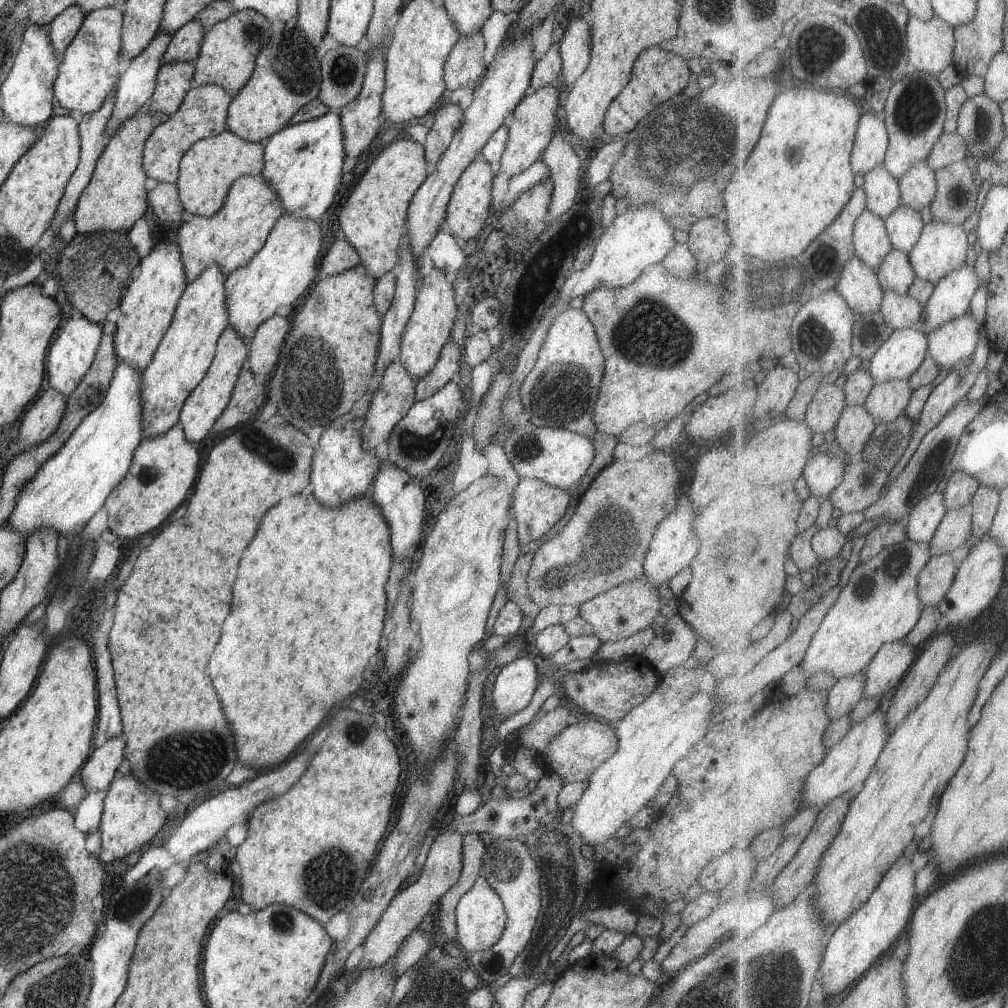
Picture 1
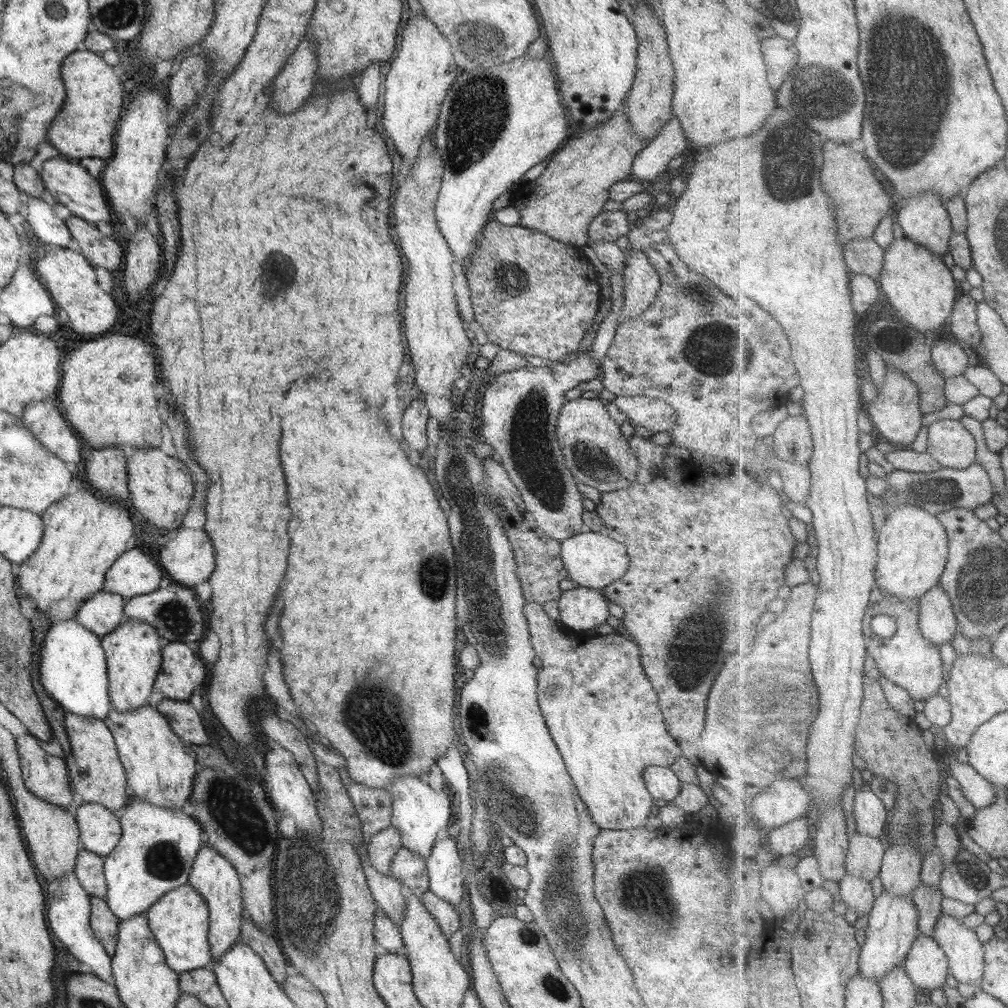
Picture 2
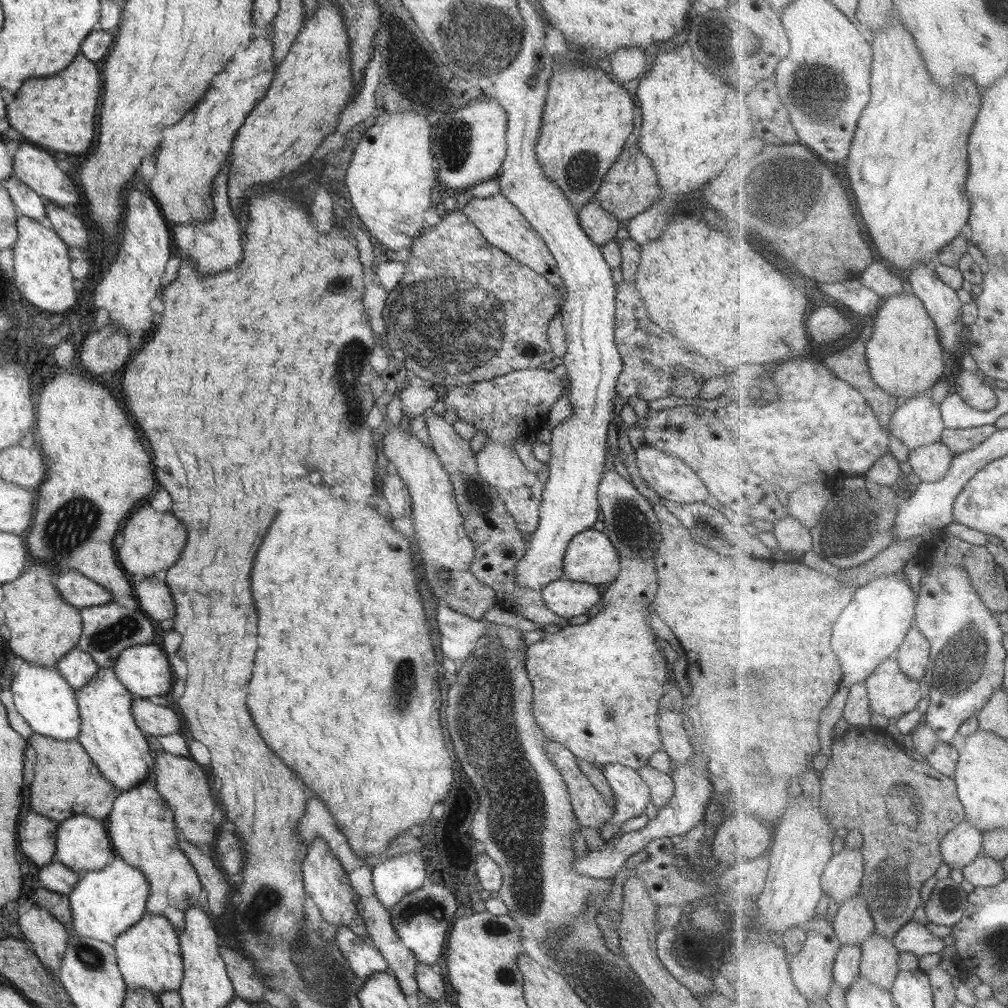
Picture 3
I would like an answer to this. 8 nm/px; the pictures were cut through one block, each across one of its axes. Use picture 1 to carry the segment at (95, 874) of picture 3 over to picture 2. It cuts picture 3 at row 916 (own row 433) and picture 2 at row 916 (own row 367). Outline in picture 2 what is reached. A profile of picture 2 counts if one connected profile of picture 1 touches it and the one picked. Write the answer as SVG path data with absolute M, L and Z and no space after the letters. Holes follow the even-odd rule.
M131 801L119 814L121 838L114 850L104 857L104 876L107 884L104 900L119 921L146 912L162 895L187 883L196 855L204 844L202 826L182 809L164 809L148 801Z

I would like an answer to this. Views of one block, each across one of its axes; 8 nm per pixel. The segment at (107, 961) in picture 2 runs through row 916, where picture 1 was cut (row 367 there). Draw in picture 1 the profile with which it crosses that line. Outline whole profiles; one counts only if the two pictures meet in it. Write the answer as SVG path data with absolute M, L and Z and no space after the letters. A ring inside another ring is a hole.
M86 317L79 320L66 320L62 322L62 328L58 338L52 342L48 349L48 360L46 360L46 372L48 372L48 384L50 389L57 390L68 398L78 386L84 373L90 368L94 360L97 348L101 341L103 327L101 323L89 321Z

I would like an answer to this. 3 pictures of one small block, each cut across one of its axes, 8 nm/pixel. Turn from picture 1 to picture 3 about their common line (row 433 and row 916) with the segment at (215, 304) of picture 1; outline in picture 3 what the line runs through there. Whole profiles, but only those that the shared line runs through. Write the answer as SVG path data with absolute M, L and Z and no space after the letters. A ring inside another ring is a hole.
M148 911L134 924L124 930L113 944L117 966L128 989L144 988L155 995L177 991L183 979L183 959L180 954L179 936L172 923L164 915Z

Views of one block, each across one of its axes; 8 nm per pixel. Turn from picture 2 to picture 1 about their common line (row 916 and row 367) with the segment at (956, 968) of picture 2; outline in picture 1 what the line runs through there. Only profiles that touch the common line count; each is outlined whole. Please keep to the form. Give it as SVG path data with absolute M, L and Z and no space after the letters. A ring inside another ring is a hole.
M970 315L949 322L930 336L932 356L943 369L952 370L960 362L974 360L980 344L980 325Z

